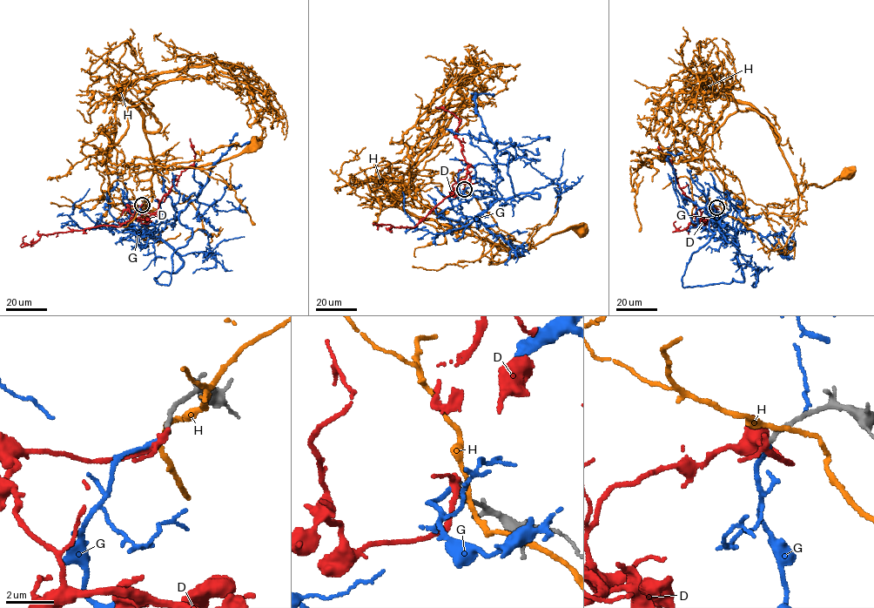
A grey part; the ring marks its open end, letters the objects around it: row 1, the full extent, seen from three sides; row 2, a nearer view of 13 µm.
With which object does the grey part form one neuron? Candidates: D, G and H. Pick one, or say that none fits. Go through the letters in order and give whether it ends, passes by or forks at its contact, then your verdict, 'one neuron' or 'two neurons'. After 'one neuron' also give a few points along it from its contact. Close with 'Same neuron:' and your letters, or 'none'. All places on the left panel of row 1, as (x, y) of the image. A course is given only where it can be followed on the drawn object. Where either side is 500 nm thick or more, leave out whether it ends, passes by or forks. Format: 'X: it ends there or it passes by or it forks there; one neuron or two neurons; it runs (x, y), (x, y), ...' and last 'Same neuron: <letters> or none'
D: it passes by; two neurons
G: it ends there; one neuron; it runs (142, 205), (137, 226), (183, 260), (154, 279), (168, 285), (191, 233), (178, 215), (249, 141)
H: it passes by; two neurons
Same neuron: G

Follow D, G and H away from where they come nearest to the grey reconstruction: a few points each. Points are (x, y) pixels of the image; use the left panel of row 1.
D: (142, 205), (129, 206), (133, 218), (118, 226), (42, 234), (25, 245), (26, 235)
G: (142, 205), (137, 226), (183, 260), (154, 279), (168, 285), (191, 233), (178, 215), (249, 141)
H: (142, 203), (145, 240), (135, 206), (151, 202), (151, 181), (135, 181), (137, 174), (230, 158), (254, 143)

